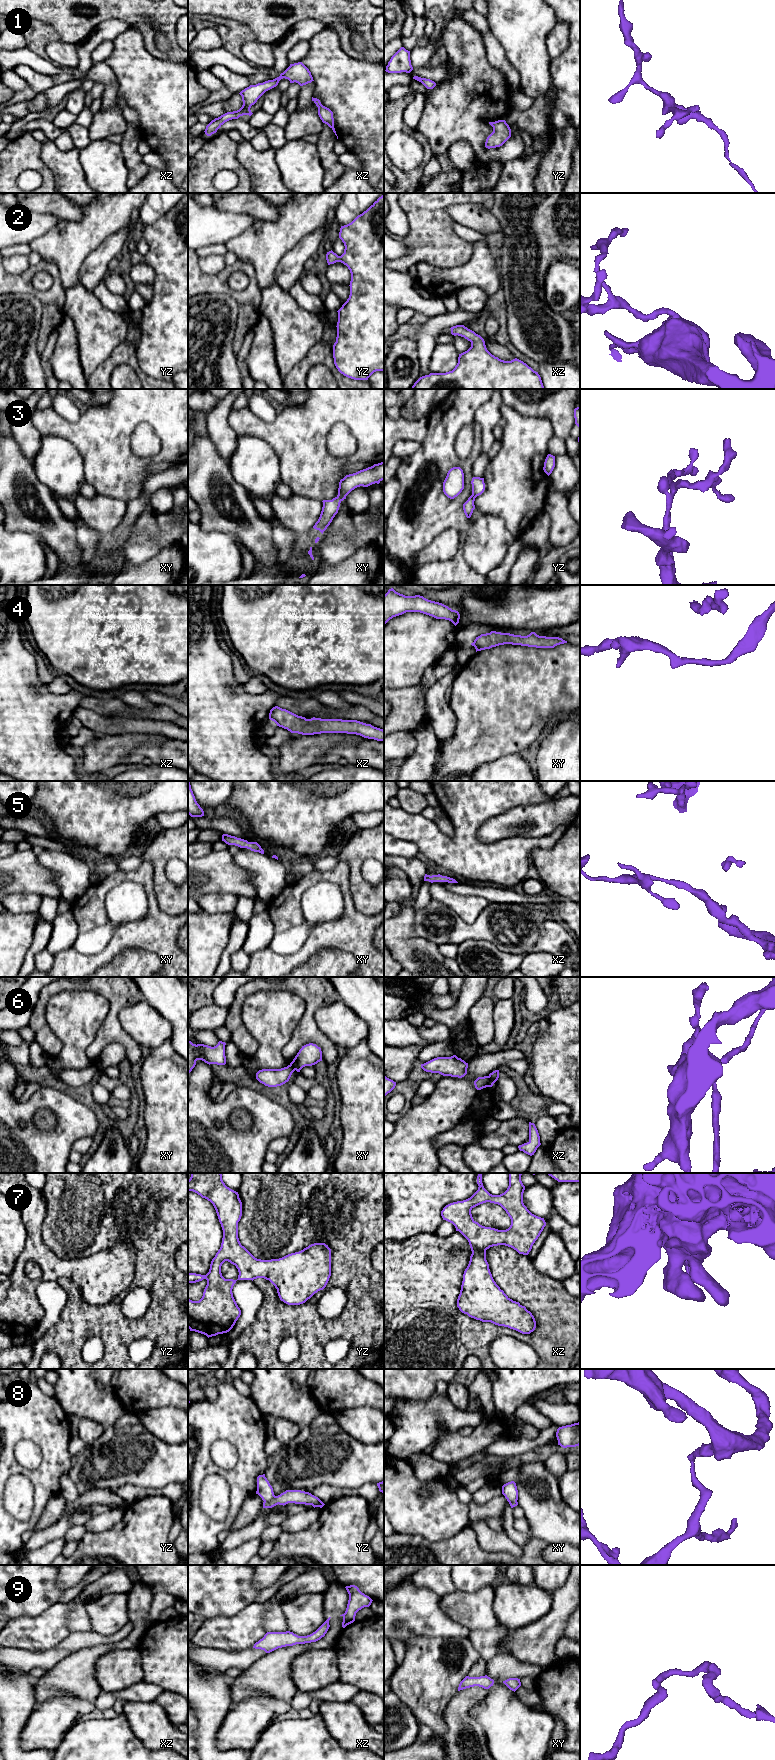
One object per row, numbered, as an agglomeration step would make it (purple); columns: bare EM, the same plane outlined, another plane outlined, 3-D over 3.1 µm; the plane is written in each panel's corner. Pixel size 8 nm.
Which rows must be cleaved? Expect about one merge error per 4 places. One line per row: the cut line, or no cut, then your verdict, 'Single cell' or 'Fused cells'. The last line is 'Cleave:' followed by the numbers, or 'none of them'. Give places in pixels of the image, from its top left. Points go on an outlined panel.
1: No split. Single cell
2: No split. Single cell
3: No split. Single cell
4: No split. Single cell
5: No split. Single cell
6: Split along xz (488, 1076), (494, 1082). Fused cells
7: No split. Single cell
8: Split along yz (275, 1496), (269, 1502), (264, 1502). Fused cells
9: No split. Single cell
Cleave: 6, 8

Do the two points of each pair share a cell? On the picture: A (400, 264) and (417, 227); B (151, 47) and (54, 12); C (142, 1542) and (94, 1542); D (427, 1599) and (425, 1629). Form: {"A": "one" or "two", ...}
{"A": "one", "B": "one", "C": "one", "D": "one"}

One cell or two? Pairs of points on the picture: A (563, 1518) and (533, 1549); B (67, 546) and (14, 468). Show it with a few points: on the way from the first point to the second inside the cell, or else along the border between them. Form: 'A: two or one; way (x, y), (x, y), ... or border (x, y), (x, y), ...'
A: two; border (530, 1533), (541, 1540)
B: one; way (56, 525), (35, 482)

